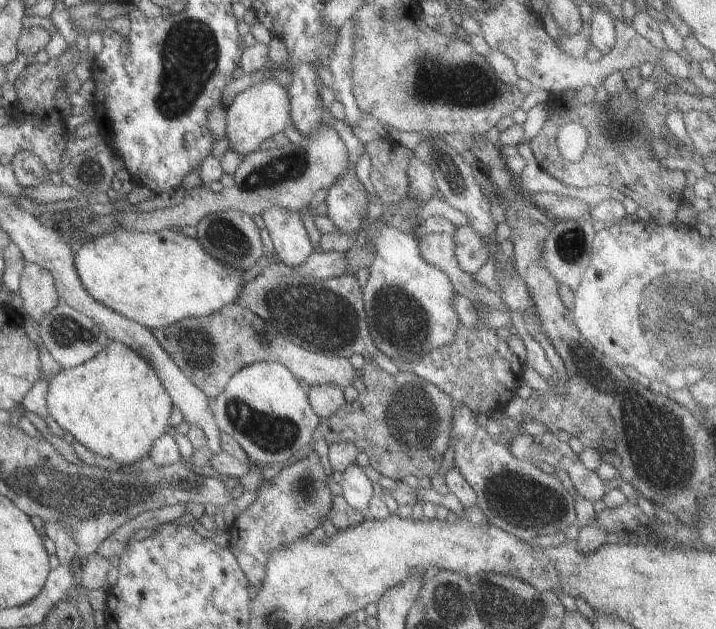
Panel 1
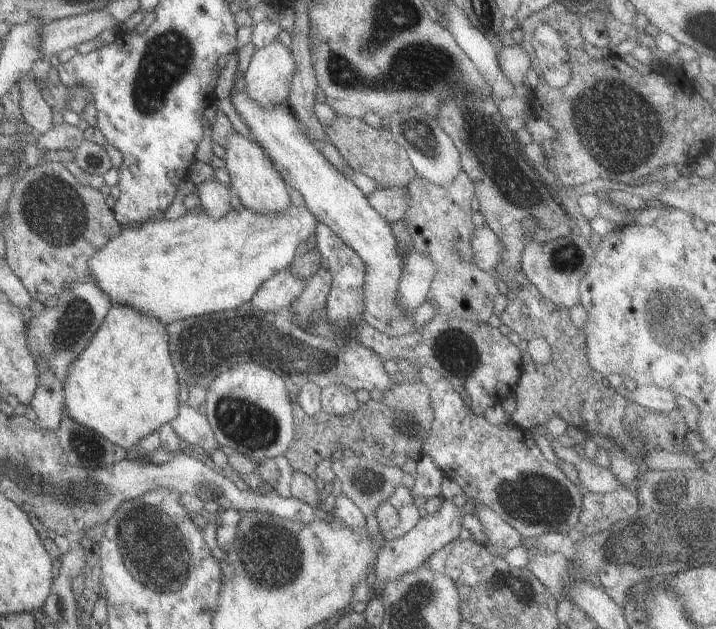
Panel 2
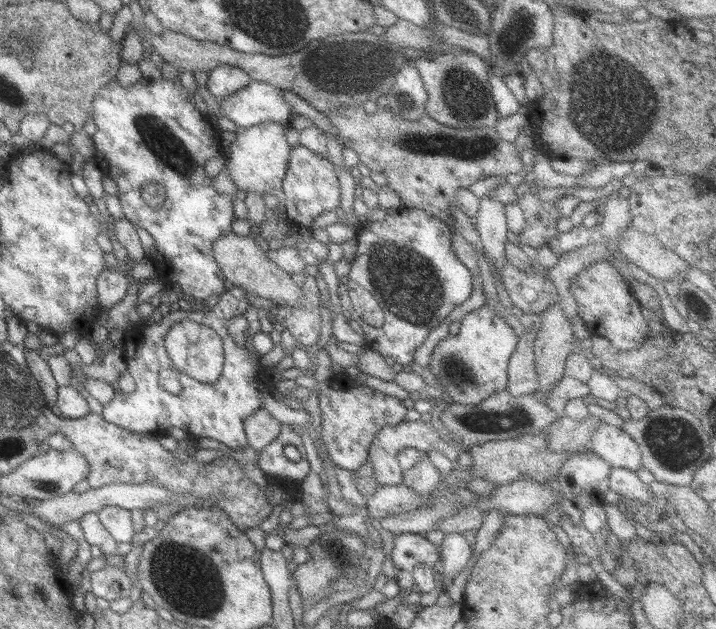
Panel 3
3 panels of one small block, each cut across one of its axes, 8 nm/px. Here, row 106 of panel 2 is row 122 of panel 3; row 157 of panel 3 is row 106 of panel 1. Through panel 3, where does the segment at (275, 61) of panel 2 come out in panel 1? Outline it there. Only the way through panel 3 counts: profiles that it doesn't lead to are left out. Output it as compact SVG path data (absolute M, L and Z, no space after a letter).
M262 80L254 86L239 92L232 104L226 110L226 126L225 126L225 140L229 142L229 149L242 156L248 156L251 152L260 150L260 144L268 138L272 138L275 134L283 132L283 130L290 124L290 105L286 87L281 86L276 80Z

